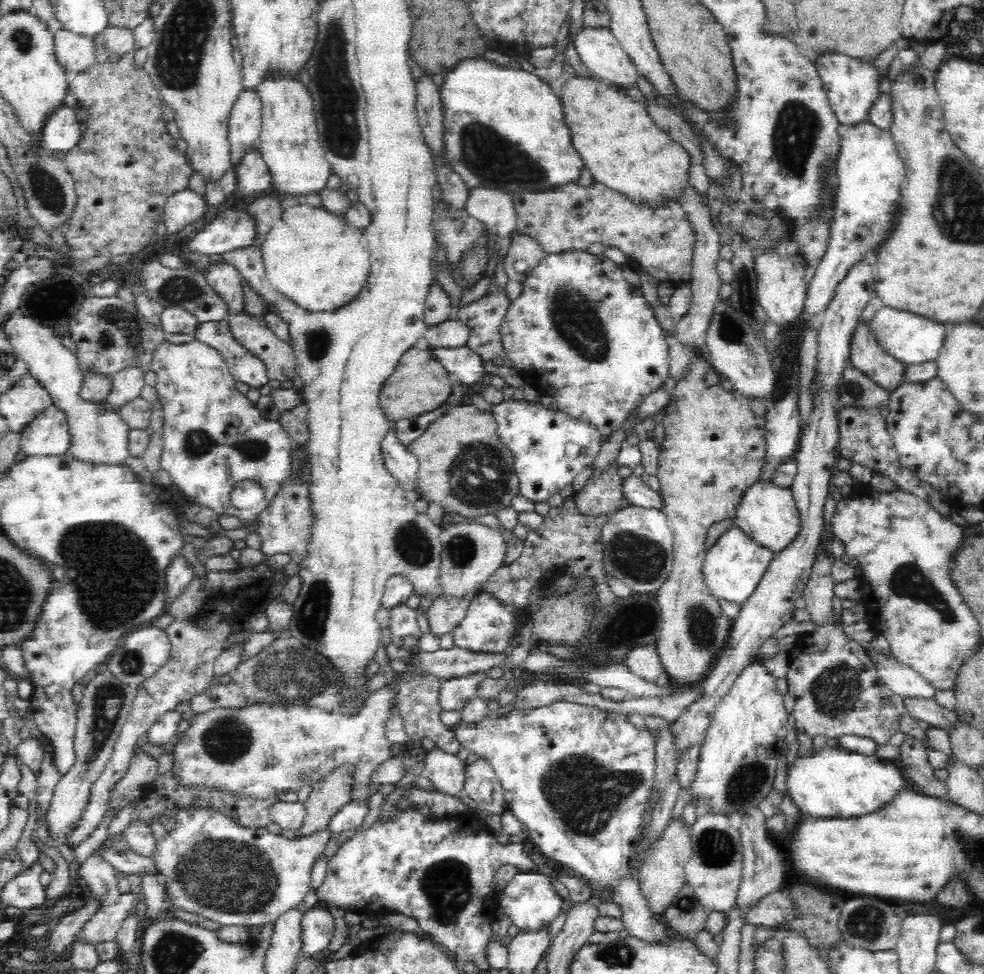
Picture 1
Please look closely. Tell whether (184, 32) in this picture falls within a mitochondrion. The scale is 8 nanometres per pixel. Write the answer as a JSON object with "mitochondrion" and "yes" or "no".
{"mitochondrion":"yes"}

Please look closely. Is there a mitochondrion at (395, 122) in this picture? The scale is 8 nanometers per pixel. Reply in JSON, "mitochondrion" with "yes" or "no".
{"mitochondrion":"no"}

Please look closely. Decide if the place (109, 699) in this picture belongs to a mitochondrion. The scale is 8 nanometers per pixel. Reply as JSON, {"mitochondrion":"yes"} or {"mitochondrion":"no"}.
{"mitochondrion":"yes"}

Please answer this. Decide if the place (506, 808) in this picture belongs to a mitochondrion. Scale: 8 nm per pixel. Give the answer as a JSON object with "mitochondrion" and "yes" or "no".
{"mitochondrion":"no"}

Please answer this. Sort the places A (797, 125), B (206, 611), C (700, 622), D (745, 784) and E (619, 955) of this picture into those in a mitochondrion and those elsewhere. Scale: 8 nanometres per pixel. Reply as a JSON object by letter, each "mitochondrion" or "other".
{"A":"mitochondrion","B":"other","C":"mitochondrion","D":"mitochondrion","E":"mitochondrion"}

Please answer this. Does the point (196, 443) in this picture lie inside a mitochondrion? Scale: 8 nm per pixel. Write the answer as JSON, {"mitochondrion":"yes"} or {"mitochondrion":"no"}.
{"mitochondrion":"yes"}

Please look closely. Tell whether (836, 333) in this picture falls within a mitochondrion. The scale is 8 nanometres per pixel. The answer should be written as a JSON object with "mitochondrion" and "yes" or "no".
{"mitochondrion":"no"}

